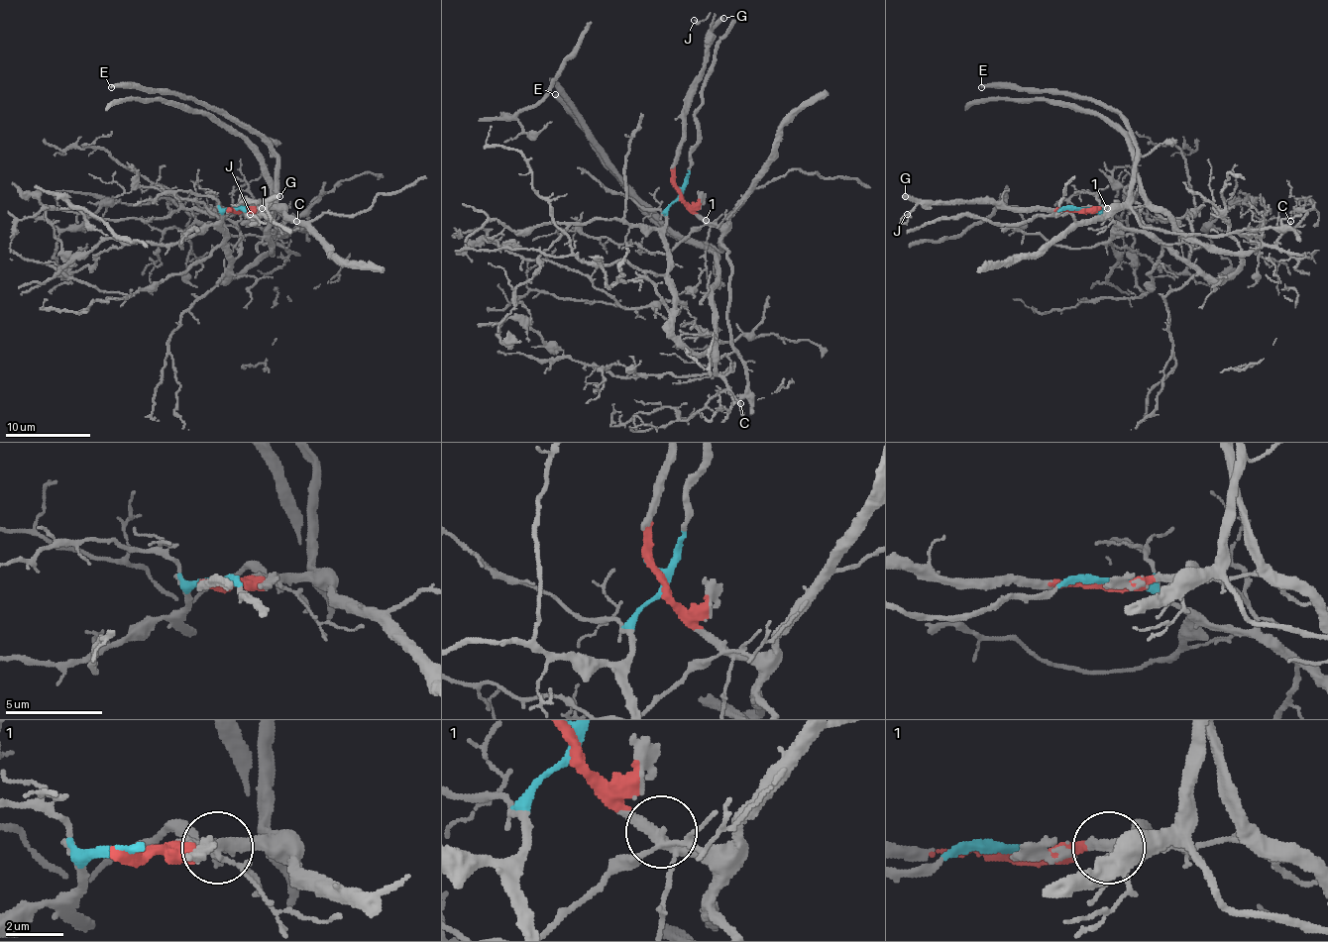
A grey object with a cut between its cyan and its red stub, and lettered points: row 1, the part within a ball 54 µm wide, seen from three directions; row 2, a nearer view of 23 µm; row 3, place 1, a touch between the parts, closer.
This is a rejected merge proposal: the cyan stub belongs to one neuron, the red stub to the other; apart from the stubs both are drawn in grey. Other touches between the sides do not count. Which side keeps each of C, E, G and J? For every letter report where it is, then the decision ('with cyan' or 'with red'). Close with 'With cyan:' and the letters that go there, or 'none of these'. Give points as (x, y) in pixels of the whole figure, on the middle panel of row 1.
C: (740, 403) | with red
E: (555, 94) | with red
G: (723, 18) | with red
J: (694, 20) | with red
With cyan: none of these

